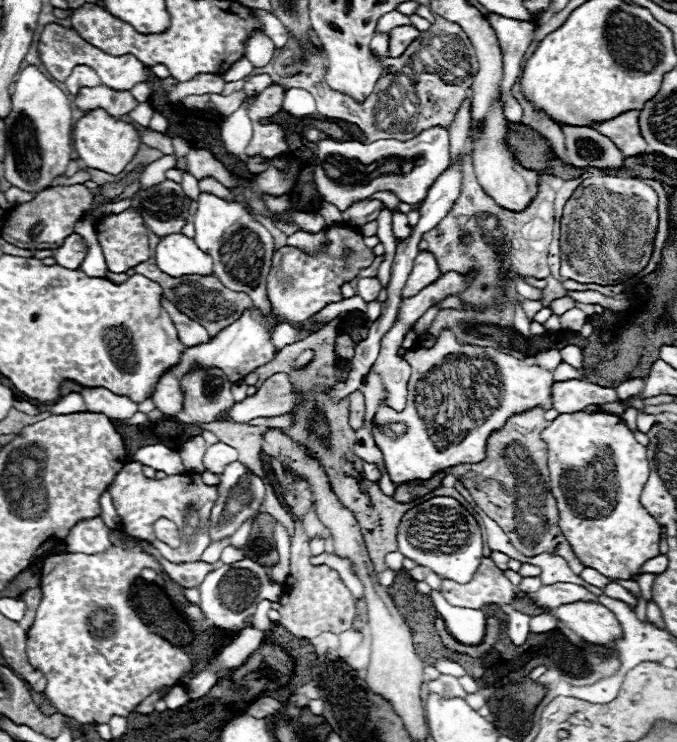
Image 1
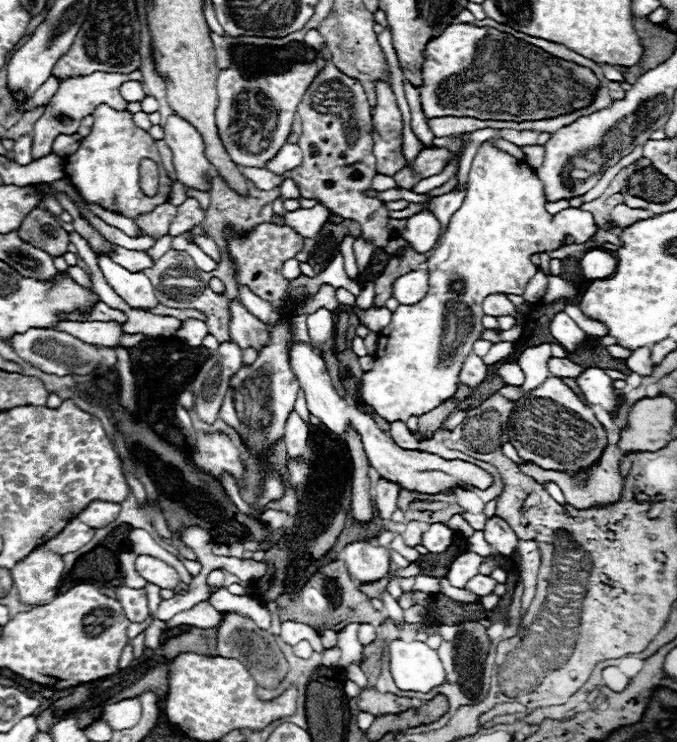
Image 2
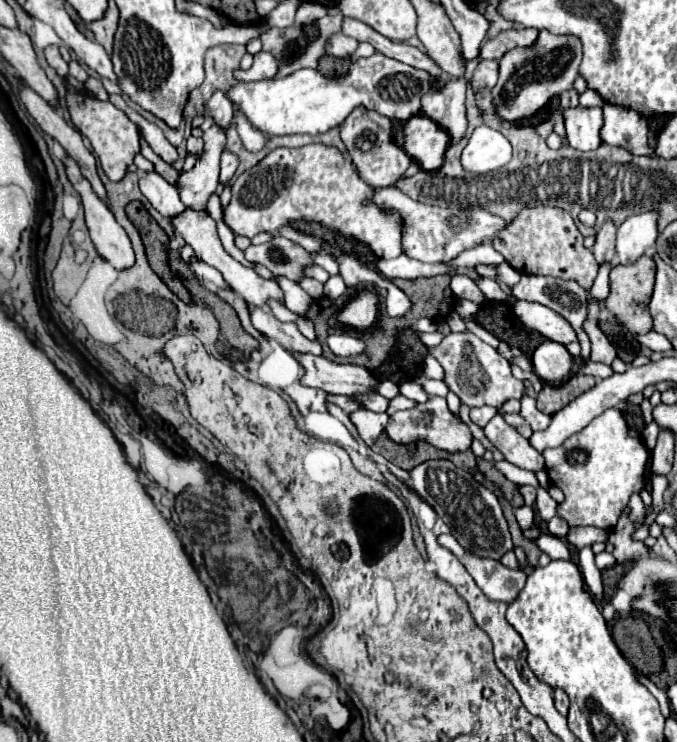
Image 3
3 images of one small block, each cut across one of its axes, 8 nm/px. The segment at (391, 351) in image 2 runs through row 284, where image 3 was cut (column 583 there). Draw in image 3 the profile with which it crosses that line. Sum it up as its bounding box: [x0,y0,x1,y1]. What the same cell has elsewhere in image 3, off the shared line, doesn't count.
[542,408,650,530]

